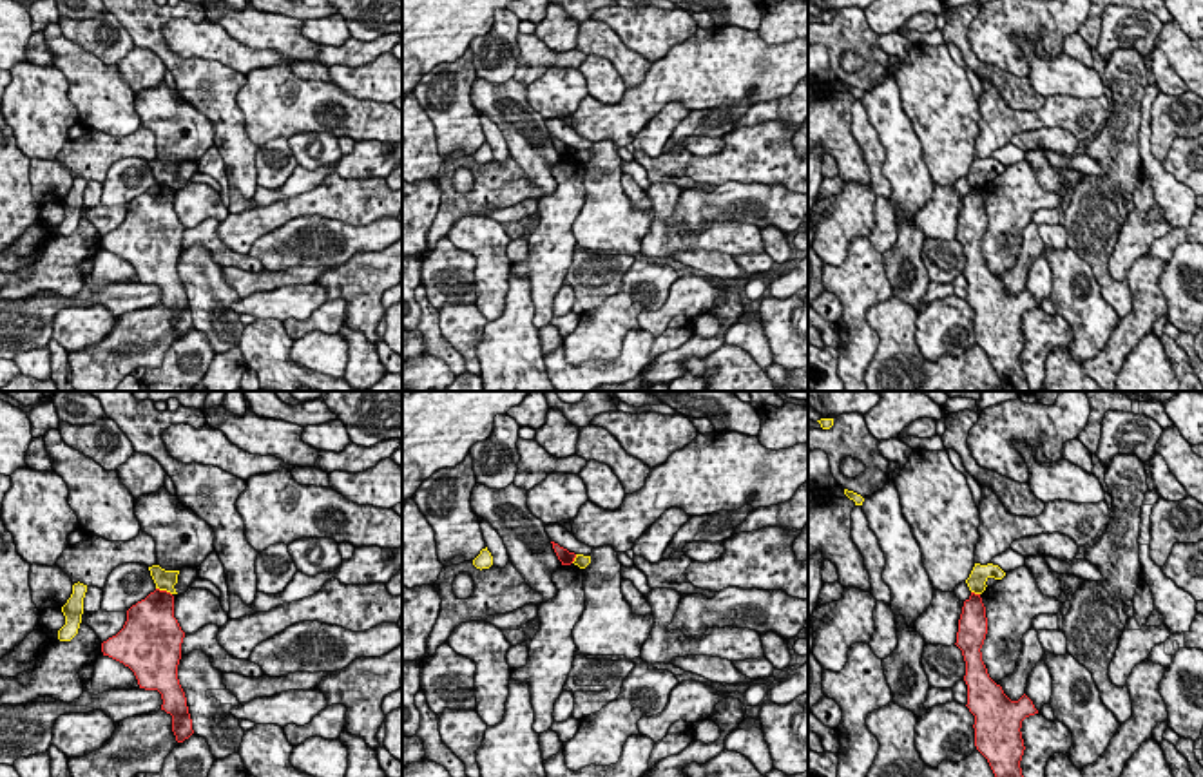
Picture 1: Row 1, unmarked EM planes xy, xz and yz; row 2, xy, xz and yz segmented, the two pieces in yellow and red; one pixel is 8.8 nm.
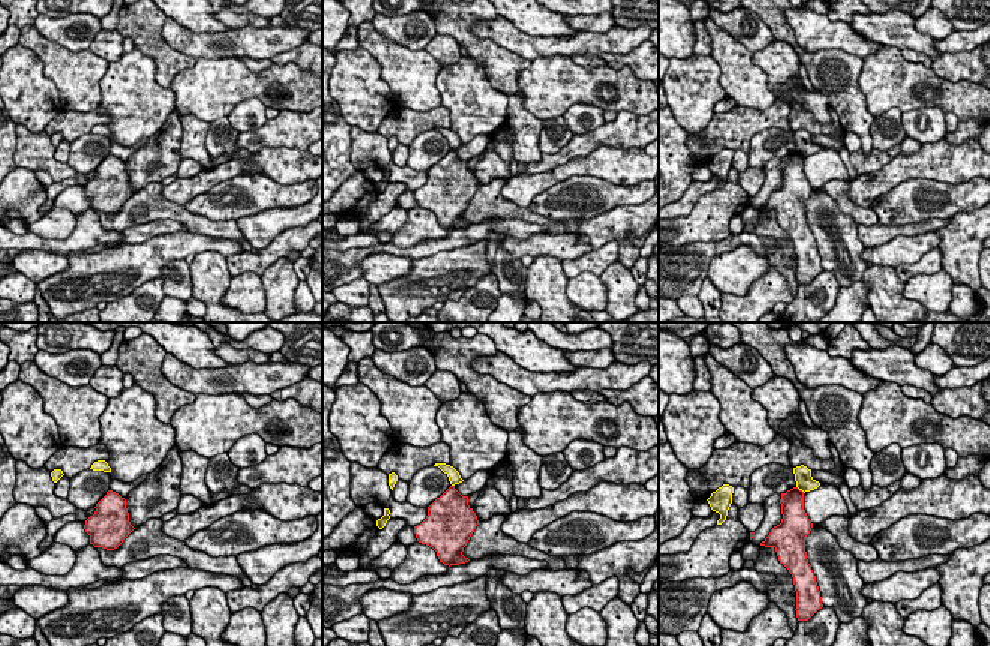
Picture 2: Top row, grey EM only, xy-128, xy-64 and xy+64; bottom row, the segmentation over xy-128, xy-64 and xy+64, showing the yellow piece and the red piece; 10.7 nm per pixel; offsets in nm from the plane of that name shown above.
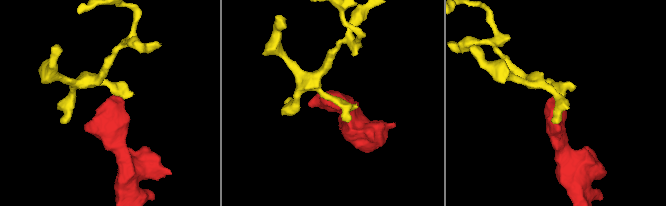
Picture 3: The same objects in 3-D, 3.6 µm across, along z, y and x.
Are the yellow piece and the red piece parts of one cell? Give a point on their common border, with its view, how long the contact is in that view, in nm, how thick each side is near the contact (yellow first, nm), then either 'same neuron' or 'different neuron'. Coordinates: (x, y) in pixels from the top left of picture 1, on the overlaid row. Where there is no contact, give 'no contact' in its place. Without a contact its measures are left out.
xy (163, 589) | 160 nm | 190/340 nm | different neuron

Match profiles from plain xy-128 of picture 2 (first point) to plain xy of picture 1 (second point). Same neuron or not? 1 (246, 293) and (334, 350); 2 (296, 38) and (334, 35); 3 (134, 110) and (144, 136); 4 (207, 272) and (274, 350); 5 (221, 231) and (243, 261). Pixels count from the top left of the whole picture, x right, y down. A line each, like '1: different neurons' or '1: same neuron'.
1: same neuron
2: different neurons
3: different neurons
4: same neuron
5: same neuron

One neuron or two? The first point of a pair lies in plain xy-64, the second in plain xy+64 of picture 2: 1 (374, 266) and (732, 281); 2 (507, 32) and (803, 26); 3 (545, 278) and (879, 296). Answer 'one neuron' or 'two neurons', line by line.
1: one neuron
2: one neuron
3: one neuron

